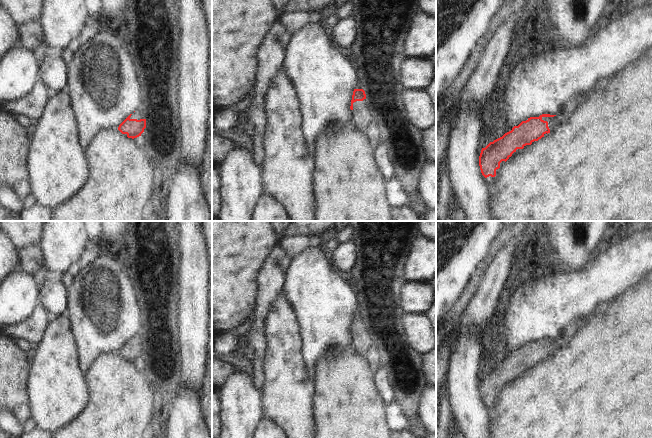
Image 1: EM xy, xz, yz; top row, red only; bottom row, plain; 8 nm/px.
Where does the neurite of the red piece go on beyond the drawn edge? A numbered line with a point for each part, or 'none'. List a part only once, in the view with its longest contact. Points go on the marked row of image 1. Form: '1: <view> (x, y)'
1: yz (553, 122)

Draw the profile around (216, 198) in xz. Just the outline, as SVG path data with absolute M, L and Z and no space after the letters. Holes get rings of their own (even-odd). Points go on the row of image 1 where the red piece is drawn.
M212 160L212 219L218 218L220 208L220 170L218 164Z

